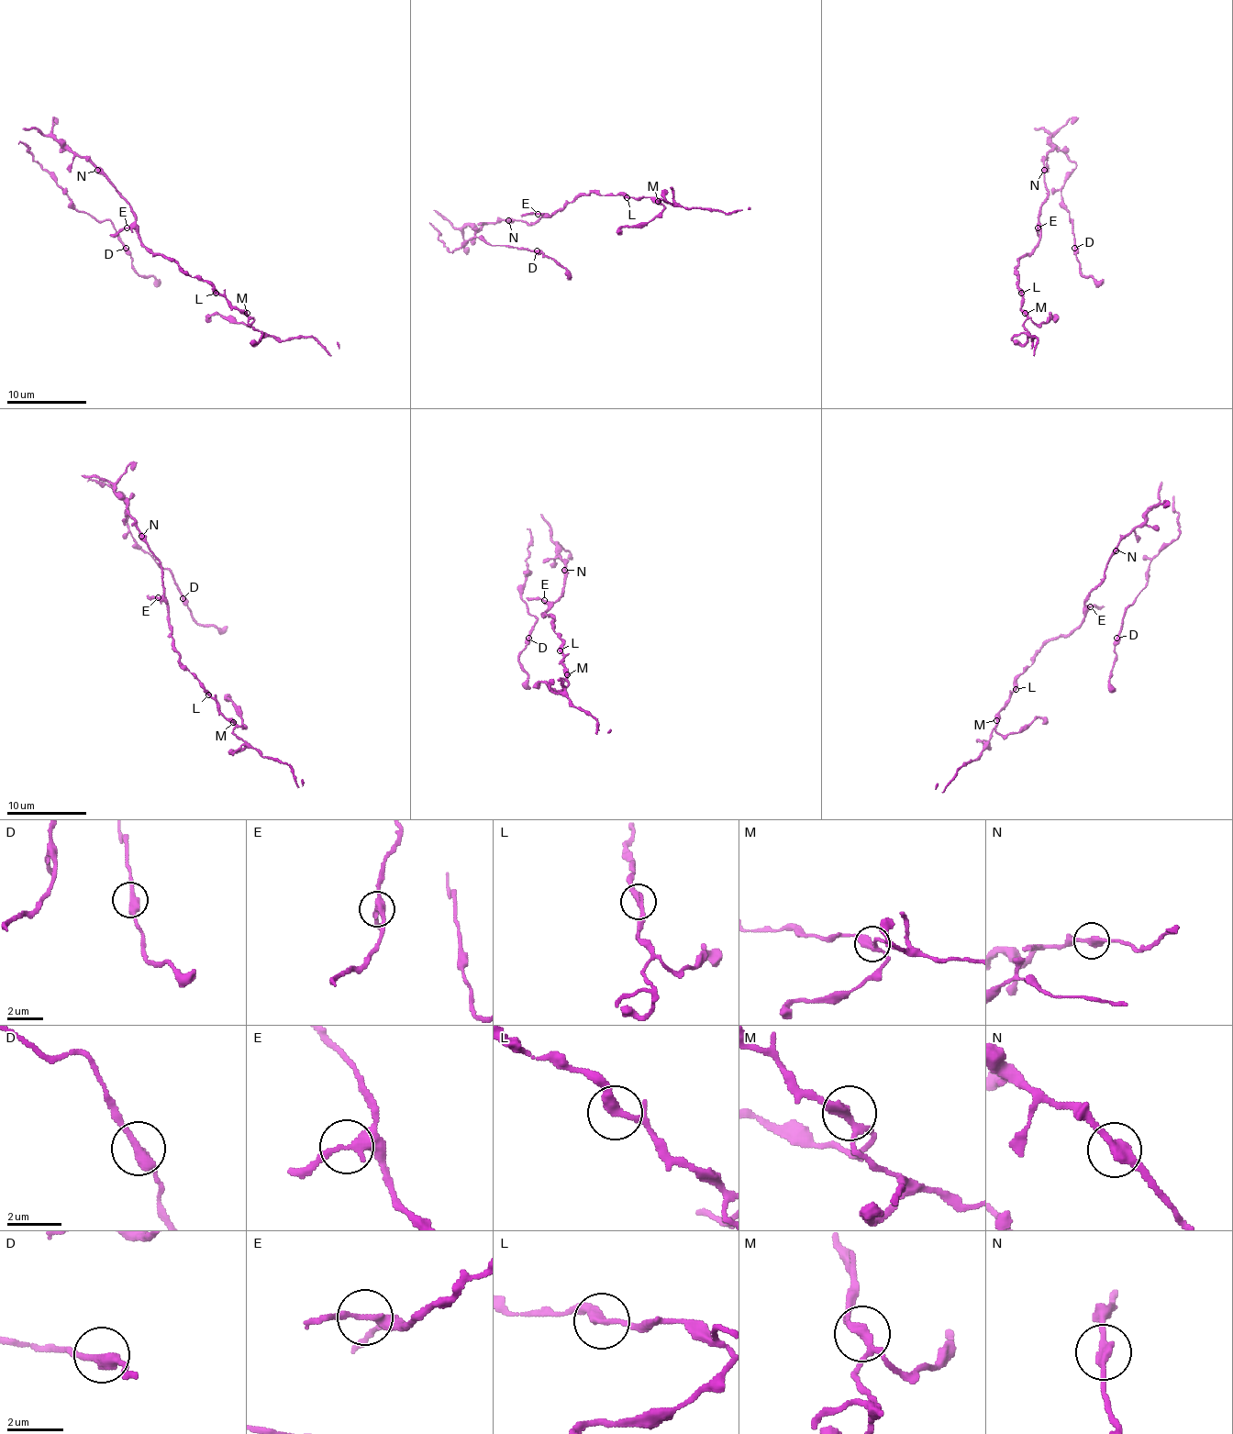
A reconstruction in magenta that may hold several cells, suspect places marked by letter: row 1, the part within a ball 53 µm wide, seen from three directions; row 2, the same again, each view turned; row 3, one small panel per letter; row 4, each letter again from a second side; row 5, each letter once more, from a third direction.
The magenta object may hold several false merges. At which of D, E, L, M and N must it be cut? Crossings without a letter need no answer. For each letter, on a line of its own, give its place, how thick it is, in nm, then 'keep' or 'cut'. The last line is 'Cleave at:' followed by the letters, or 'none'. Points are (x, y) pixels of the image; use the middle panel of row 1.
D: place (537, 250); calibre 360 nm; keep
E: place (538, 214); calibre 260 nm; keep
L: place (627, 197); calibre 240 nm; keep
M: place (658, 201); calibre 280 nm; keep
N: place (508, 220); calibre 360 nm; keep
Cleave at: none

